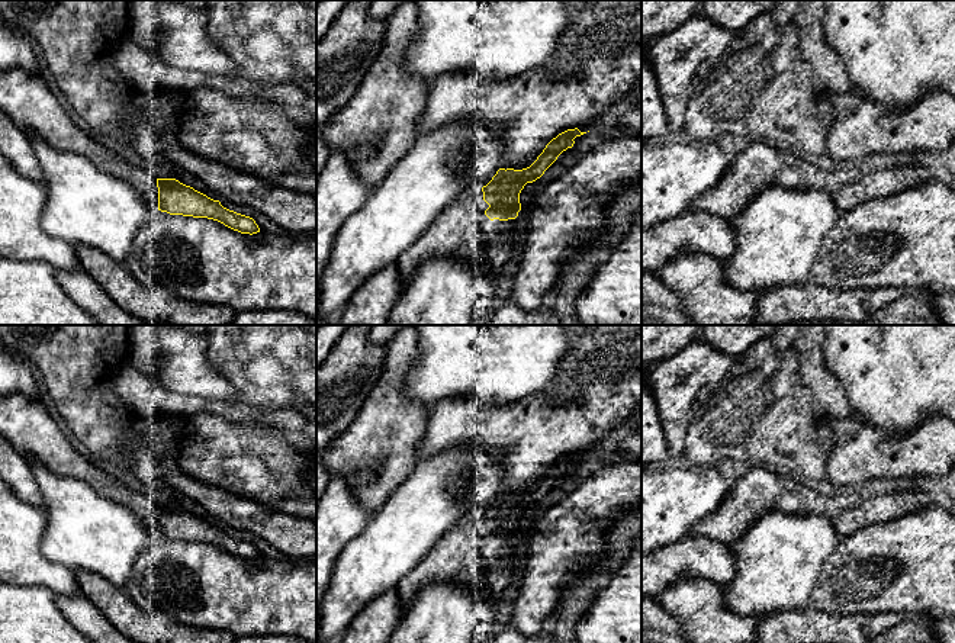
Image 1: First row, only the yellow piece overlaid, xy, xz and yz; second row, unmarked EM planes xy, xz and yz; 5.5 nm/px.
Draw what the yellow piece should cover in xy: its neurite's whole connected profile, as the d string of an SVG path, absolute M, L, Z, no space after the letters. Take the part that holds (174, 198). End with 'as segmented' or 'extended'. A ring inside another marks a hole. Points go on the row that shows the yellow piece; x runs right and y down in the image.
M176 179L139 183L139 192L161 212L213 219L241 234L260 232L253 218L224 208L219 200L213 200Z; extended

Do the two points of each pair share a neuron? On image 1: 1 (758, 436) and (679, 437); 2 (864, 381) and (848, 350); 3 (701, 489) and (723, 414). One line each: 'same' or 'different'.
1: different
2: same
3: different

